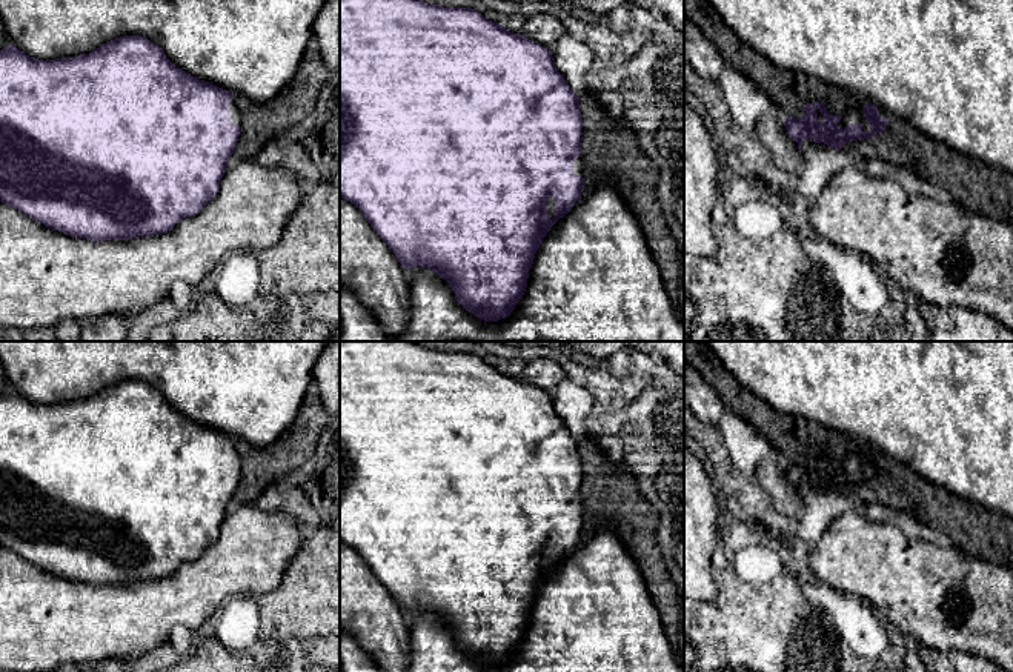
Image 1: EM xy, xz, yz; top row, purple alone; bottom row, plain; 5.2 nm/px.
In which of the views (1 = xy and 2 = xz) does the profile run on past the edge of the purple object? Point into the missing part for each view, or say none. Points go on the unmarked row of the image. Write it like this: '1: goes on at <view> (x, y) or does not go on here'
1: goes on at xy (235, 463)
2: goes on at xz (578, 508)

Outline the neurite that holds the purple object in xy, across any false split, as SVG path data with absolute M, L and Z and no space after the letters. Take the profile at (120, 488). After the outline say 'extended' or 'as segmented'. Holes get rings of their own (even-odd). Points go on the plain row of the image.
M123 380L89 398L57 404L38 404L11 389L0 395L0 546L77 583L158 580L217 540L240 469L234 438L177 412L146 381Z; extended

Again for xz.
M340 341L340 540L355 549L364 563L370 567L380 583L395 598L403 612L427 612L435 615L452 632L457 646L463 654L472 657L484 666L498 666L510 660L516 647L523 643L527 632L529 615L533 609L535 598L550 572L570 557L572 551L581 543L584 532L583 521L583 460L580 457L580 441L575 440L570 429L558 417L552 395L526 383L523 378L513 378L503 369L483 361L472 352L443 352L424 348L415 341Z; extended

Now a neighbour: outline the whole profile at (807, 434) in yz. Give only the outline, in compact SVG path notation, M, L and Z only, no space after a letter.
M684 341L684 360L718 394L726 409L755 426L787 461L801 461L802 451L819 446L833 460L864 454L865 444L802 418L781 415L767 401L741 386L704 341Z

